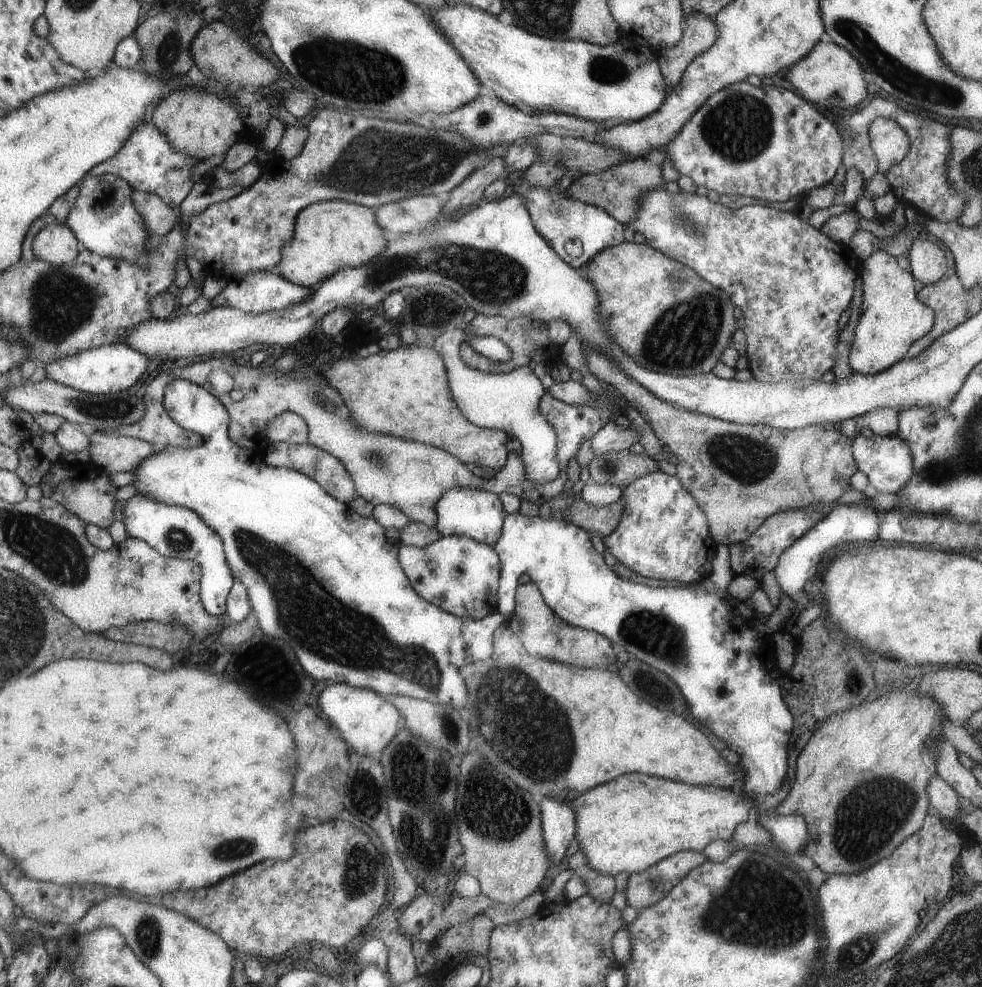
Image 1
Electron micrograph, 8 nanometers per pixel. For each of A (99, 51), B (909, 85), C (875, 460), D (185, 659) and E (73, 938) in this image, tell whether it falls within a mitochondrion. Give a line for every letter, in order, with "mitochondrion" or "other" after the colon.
A: other
B: mitochondrion
C: other
D: other
E: other

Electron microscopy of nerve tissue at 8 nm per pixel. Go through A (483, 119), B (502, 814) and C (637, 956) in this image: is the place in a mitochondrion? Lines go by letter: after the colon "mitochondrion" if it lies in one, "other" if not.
A: mitochondrion
B: mitochondrion
C: other

